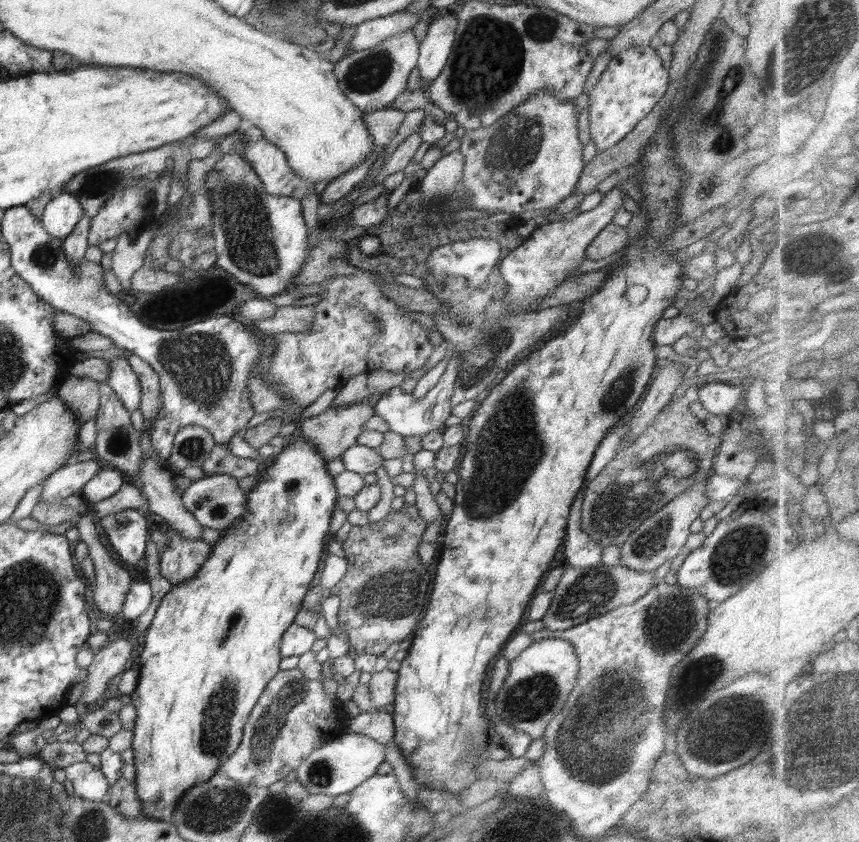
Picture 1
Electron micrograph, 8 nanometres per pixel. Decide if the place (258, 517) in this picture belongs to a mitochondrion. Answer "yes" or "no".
no

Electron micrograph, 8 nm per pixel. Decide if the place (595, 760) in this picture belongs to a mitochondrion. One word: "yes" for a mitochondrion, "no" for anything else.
yes

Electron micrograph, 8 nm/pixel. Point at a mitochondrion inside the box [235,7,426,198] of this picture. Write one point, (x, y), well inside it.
(367, 74)

